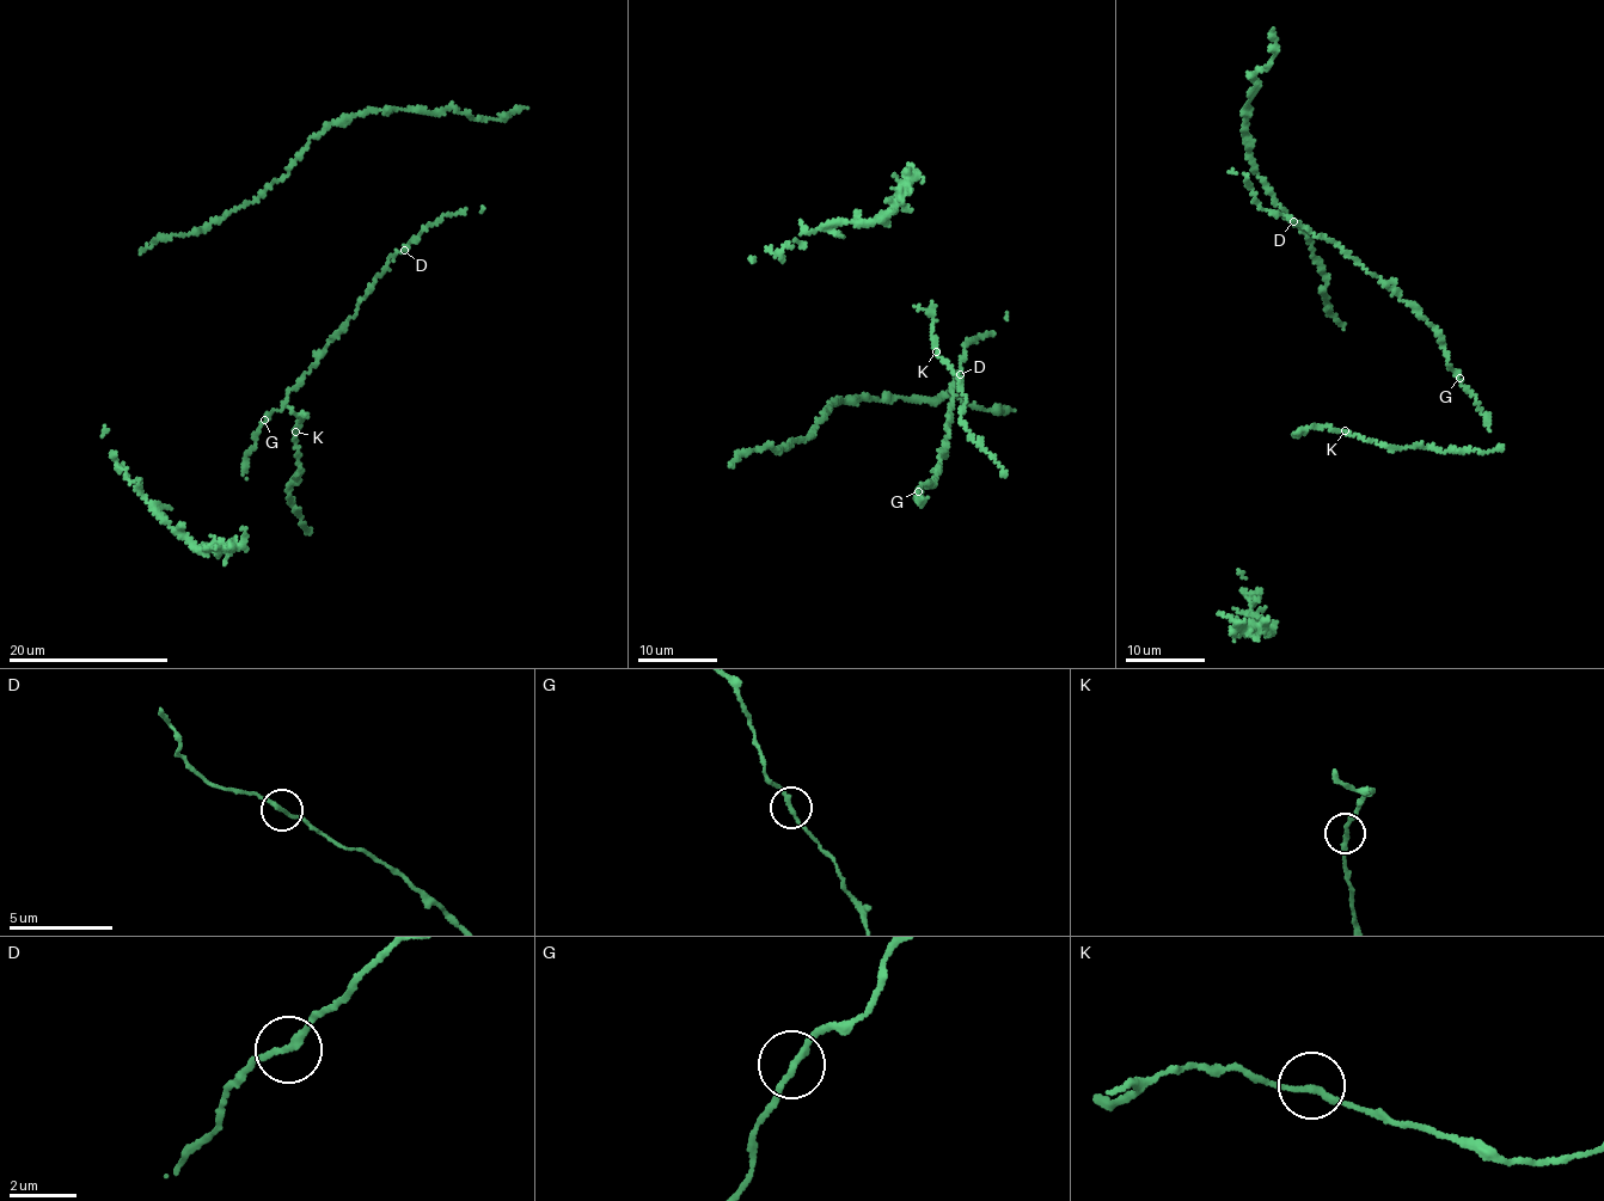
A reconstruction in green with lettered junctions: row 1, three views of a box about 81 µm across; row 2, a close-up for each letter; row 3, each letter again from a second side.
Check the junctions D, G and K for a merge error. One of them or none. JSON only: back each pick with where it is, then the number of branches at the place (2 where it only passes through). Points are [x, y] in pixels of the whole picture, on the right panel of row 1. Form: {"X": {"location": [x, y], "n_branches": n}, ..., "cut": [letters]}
{"cut": []}

